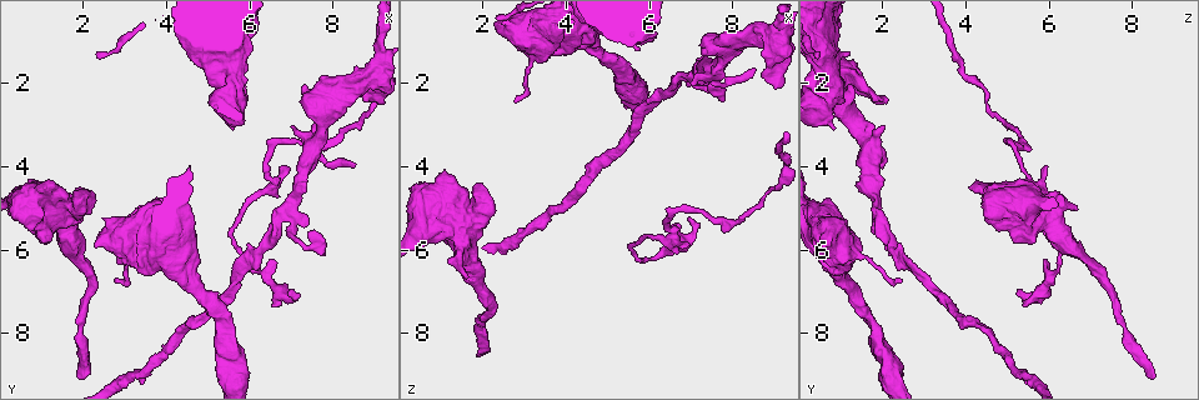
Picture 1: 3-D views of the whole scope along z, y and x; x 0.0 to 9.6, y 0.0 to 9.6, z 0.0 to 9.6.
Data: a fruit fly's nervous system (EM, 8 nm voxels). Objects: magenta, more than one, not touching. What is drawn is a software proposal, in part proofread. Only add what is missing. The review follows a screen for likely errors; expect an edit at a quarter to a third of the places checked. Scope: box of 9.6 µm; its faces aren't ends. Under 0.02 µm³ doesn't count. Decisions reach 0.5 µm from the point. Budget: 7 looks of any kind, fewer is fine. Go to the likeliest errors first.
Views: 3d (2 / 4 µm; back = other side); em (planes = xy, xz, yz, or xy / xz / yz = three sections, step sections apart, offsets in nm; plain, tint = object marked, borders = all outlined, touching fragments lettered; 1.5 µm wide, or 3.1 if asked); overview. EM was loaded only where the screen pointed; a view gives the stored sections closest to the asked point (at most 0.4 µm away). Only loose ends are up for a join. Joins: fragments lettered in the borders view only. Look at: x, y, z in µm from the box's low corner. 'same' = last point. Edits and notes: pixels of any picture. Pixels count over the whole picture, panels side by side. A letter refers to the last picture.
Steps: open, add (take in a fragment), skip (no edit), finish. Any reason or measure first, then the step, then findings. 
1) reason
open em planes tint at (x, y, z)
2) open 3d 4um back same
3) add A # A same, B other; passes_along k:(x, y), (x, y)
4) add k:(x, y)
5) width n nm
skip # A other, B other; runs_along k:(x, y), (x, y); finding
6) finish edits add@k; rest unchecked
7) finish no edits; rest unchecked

free end
open 3d 2um at (1.85, 9.05, 8.45)

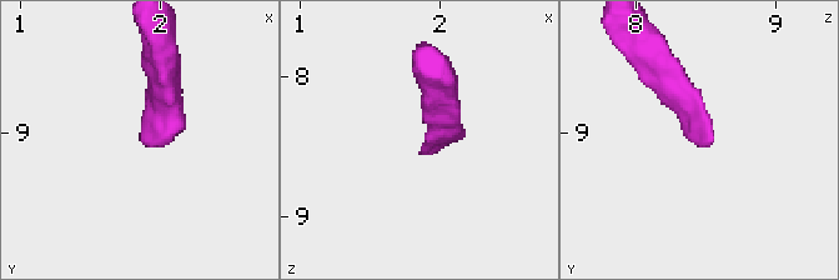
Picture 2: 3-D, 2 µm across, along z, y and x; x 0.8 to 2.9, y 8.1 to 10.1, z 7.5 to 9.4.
need the tissue
open em xy step 8 borders at (1.88, 9.10, 8.46)

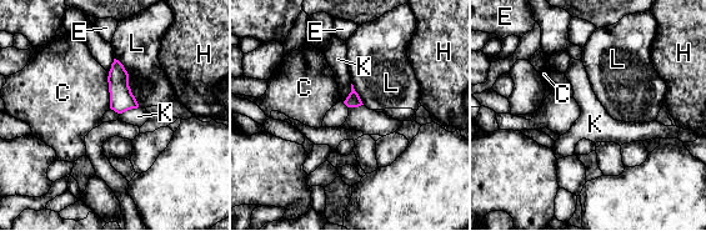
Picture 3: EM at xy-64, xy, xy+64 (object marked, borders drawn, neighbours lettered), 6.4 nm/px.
cut it another way
open em xz step 4 borders same

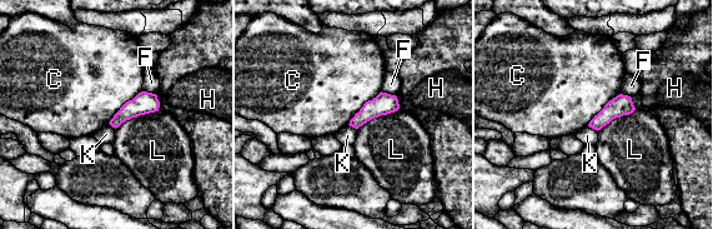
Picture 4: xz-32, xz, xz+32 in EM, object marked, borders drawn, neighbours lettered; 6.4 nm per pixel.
skip # C other, F other, H other, K other, L other; border 4:(381, 91), (368, 99), (347, 124); no lettered fragment goes on from it

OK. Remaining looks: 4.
branch stops here
open 3d 2um at (6.65, 7.40, 5.40)

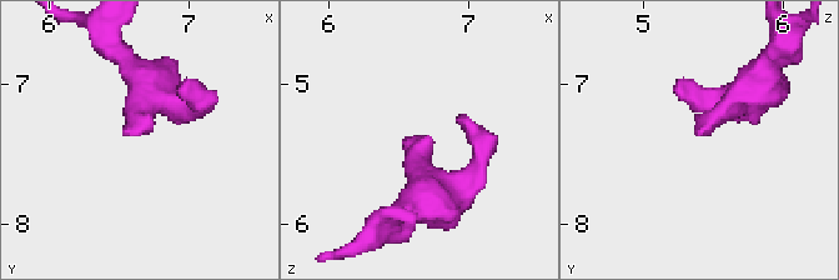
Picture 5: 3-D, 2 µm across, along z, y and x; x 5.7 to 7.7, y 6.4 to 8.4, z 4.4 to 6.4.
shape alone is not enough
open em xy step 4 borders at (6.68, 7.36, 5.46)

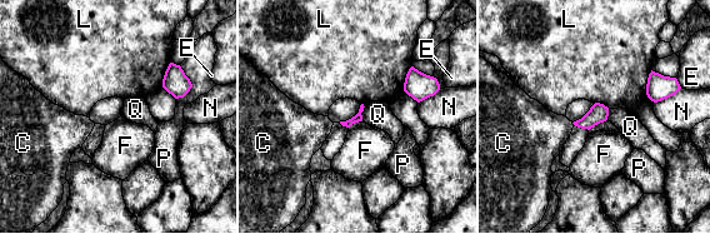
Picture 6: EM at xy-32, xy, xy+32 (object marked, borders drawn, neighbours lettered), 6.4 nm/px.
open em planes borders same

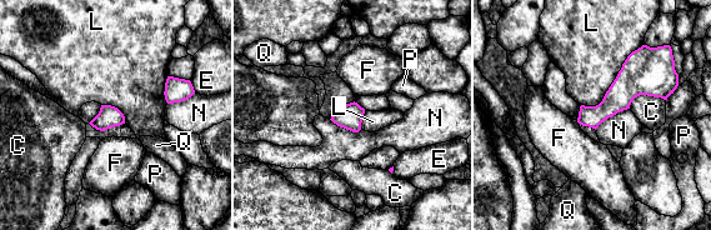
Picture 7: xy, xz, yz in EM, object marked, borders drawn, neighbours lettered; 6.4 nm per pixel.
width 140 nm
skip # C other, E other, F other, L other, N other, P other, Q other; border 7:(629, 108), (609, 116), (595, 129); none of them fits

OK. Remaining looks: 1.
finish no edits; rest unchecked

